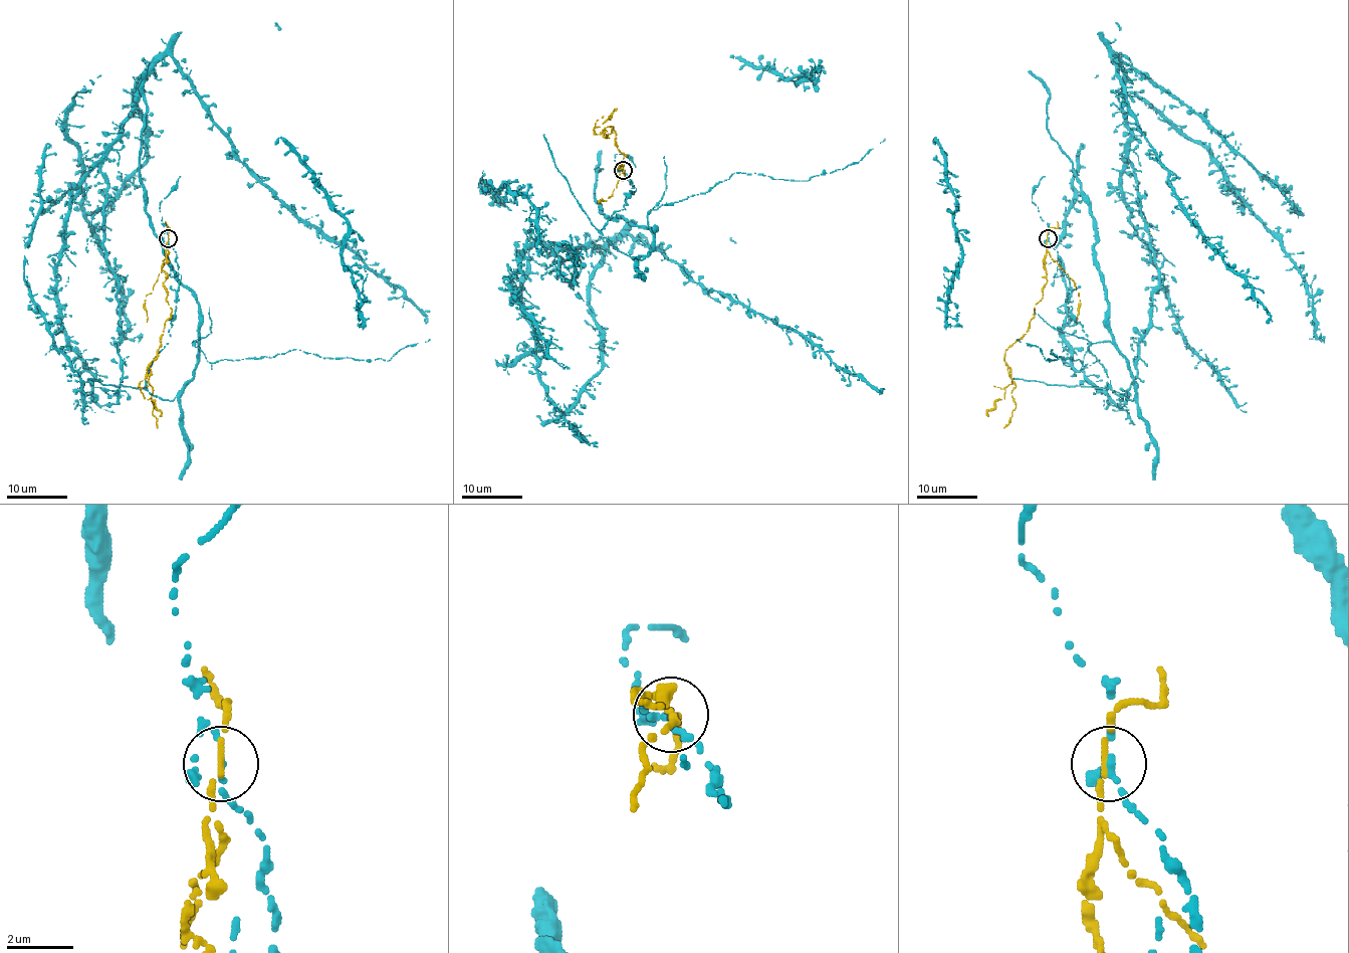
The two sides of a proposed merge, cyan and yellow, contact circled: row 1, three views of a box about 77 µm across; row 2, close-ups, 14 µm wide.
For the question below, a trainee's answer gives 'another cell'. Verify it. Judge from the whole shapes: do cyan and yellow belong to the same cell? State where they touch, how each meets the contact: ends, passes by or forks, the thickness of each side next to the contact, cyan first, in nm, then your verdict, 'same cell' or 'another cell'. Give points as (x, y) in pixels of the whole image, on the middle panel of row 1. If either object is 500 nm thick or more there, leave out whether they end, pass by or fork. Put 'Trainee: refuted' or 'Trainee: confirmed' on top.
Trainee: confirmed
(623, 170) | cyan ends | yellow passes by | 240/140 nm | another cell

